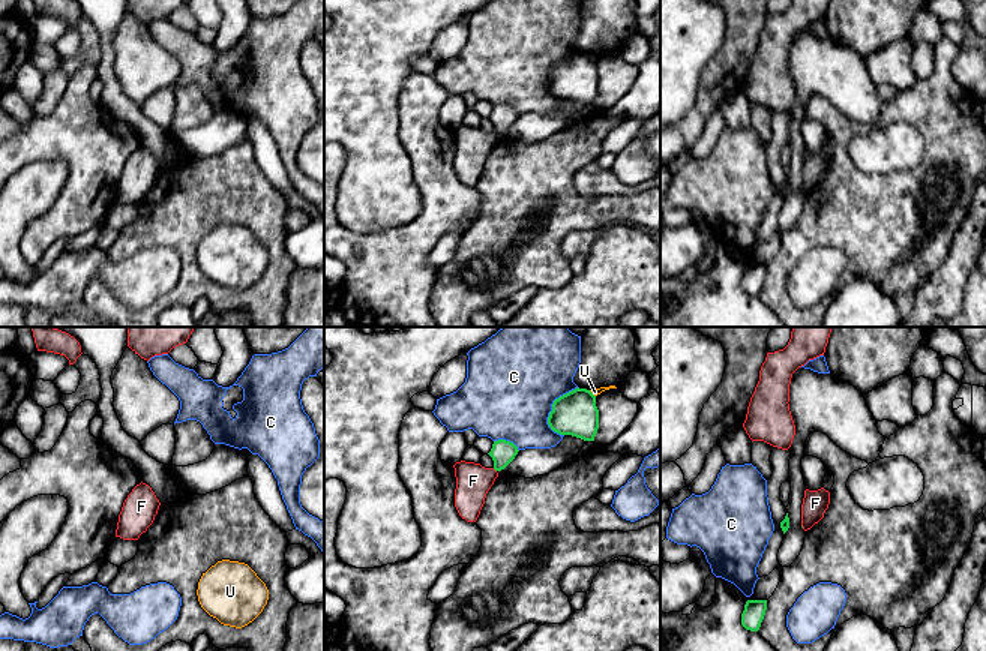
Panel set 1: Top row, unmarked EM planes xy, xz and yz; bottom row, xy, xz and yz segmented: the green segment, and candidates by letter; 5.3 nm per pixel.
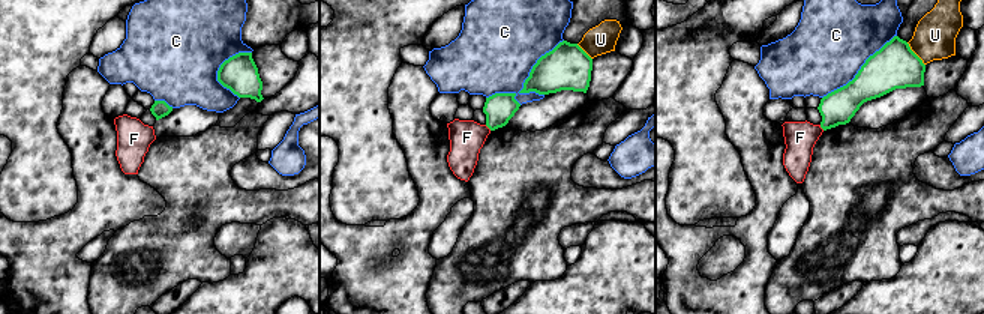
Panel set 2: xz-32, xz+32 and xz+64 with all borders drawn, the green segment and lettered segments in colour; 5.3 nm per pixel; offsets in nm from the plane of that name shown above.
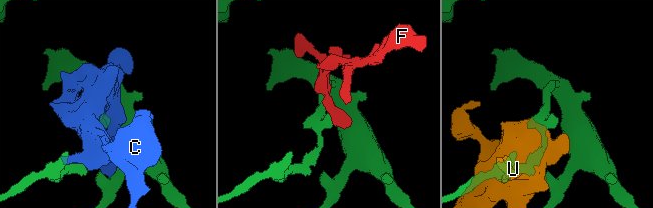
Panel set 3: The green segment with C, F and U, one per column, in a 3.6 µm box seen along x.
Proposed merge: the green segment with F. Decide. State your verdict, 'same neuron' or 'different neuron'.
different neuron

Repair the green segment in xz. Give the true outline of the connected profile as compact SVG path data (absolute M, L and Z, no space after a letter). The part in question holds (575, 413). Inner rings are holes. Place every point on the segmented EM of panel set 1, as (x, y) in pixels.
M579 387L560 396L552 404L548 424L560 435L594 441L599 429L596 396L590 390Z

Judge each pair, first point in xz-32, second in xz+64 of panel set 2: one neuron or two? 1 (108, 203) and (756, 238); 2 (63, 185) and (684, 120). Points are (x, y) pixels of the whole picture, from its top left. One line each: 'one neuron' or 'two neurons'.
1: one neuron
2: one neuron

